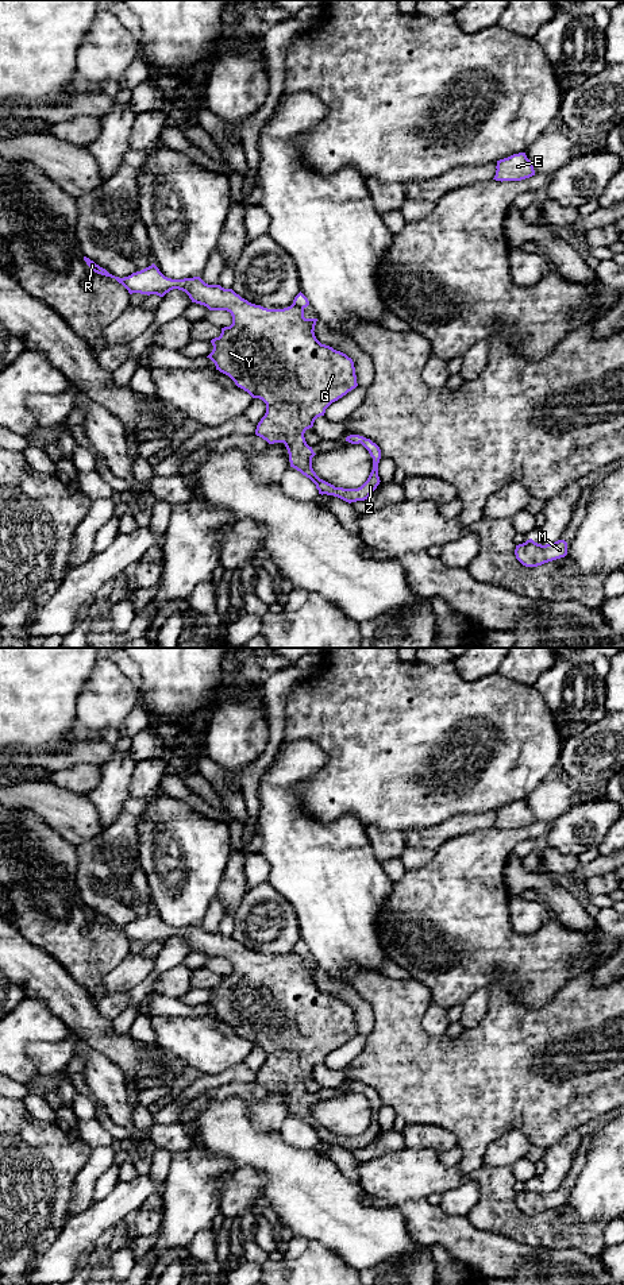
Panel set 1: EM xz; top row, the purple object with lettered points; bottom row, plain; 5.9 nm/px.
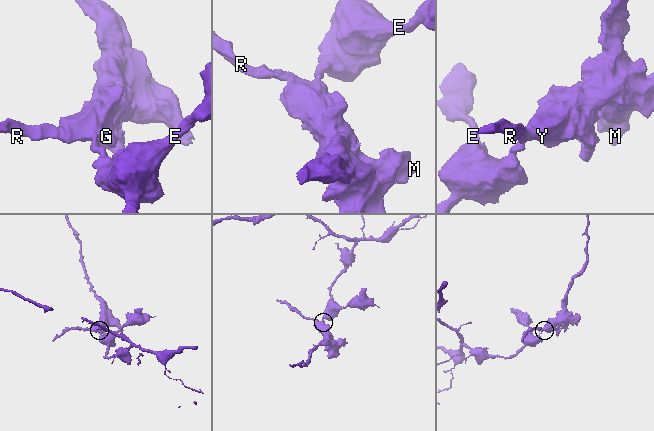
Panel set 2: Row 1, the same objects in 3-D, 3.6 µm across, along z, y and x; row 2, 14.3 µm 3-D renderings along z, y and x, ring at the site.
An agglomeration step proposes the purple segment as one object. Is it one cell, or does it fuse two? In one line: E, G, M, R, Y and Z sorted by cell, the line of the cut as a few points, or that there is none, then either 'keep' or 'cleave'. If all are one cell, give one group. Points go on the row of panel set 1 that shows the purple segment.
groups E / G M R Y Z; cut xz (292, 304), (303, 309); cleave

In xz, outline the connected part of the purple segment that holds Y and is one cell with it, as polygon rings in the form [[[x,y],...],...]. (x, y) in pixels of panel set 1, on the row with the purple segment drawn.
[[[84,256],[86,265],[97,274],[115,278],[130,294],[157,294],[163,297],[173,289],[185,292],[192,302],[207,306],[209,310],[227,310],[232,316],[232,324],[222,328],[219,337],[211,340],[213,350],[207,356],[216,370],[228,375],[238,387],[247,391],[253,398],[259,398],[266,404],[266,413],[257,425],[255,435],[269,444],[284,443],[290,467],[309,478],[319,490],[319,494],[338,497],[348,503],[365,501],[380,485],[378,463],[381,459],[380,447],[370,439],[359,435],[350,435],[346,441],[362,444],[373,458],[373,470],[367,481],[358,489],[335,487],[320,479],[312,468],[312,458],[316,455],[305,441],[304,433],[313,427],[317,417],[324,416],[326,409],[348,391],[358,386],[355,367],[351,358],[321,344],[315,336],[317,319],[305,319],[304,309],[290,305],[284,309],[267,309],[249,302],[232,289],[220,285],[208,285],[200,277],[172,279],[165,277],[153,263],[151,266],[119,278],[105,269]]]

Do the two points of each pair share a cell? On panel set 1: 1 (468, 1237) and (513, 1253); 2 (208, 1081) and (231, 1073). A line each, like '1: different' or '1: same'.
1: same
2: same

